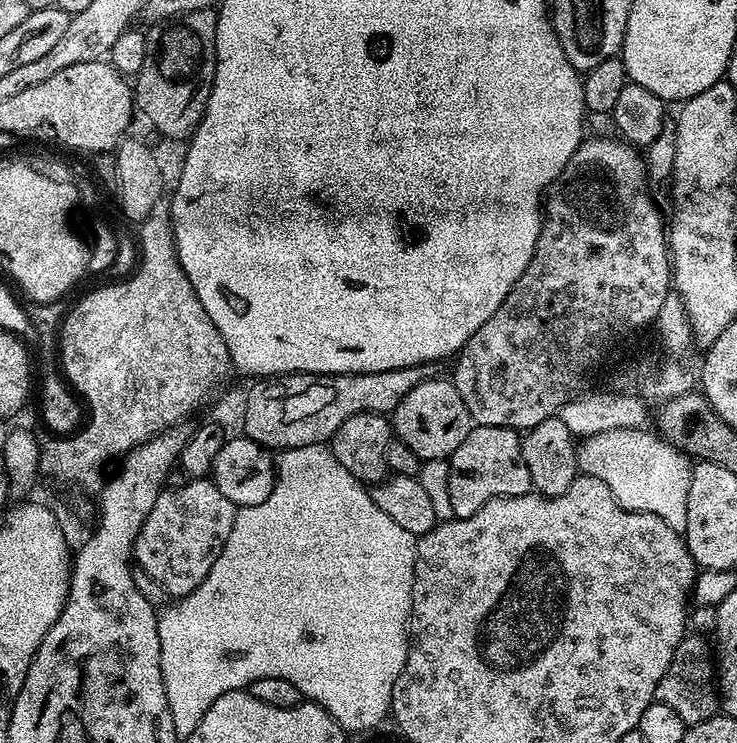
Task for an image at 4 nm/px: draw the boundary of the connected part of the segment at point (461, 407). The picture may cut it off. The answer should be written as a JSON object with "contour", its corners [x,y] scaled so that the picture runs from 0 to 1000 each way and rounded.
{"contour":[[[612,510],[574,511],[540,546],[529,556],[529,567],[536,591],[544,592],[570,620],[607,619],[632,595],[632,584],[643,575],[638,552],[632,552],[632,541],[627,541],[627,530],[616,521]]]}

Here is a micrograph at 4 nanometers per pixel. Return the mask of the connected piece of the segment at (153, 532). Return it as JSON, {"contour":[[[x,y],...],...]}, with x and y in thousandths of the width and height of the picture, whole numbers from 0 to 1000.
{"contour":[[[261,643],[255,651],[218,661],[209,686],[198,692],[193,713],[185,725],[182,754],[189,764],[198,767],[214,789],[220,789],[229,803],[256,802],[285,773],[285,762],[296,756],[312,713],[318,713],[318,697],[323,688],[318,676],[290,654],[286,645]]]}

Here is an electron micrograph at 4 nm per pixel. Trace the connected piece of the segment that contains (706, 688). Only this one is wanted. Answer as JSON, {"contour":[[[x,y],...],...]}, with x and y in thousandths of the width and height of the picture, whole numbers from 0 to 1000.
{"contour":[[[950,853],[929,855],[920,875],[915,875],[915,886],[909,896],[904,896],[904,907],[898,907],[898,918],[893,918],[890,925],[890,942],[909,950],[909,956],[916,956],[929,977],[958,972],[965,964],[973,962],[977,953],[969,878],[962,863],[959,867],[955,861],[959,860]]]}

